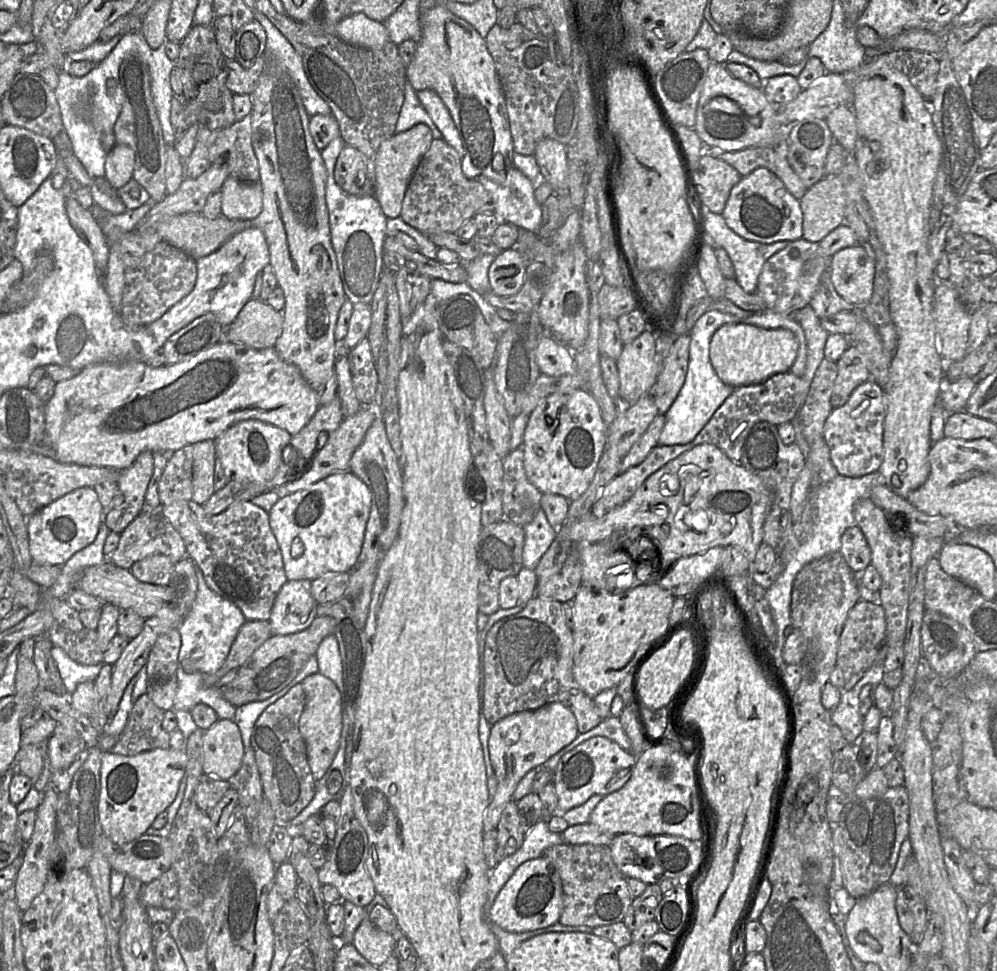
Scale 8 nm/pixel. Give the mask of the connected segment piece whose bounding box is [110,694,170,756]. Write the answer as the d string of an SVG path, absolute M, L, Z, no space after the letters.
M142 694L134 702L127 723L110 751L134 756L157 748L170 748L170 733L162 728L164 712L147 694Z

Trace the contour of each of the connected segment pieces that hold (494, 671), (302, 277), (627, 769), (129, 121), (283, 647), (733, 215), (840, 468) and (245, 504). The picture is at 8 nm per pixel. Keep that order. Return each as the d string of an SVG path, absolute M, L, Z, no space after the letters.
M536 594L522 611L494 624L487 633L484 649L483 712L487 722L493 726L514 713L537 710L547 704L561 702L574 714L580 734L599 725L603 719L597 713L593 698L582 690L573 675L573 642L572 630L565 623L562 603L538 597Z
M268 64L250 97L252 100L252 146L258 160L263 192L261 213L253 219L229 219L223 215L209 219L201 213L187 213L161 222L155 231L162 240L197 260L215 252L233 235L245 229L260 229L268 244L269 264L285 296L283 330L274 349L284 361L298 368L314 390L318 390L334 374L334 364L337 359L335 327L339 311L347 300L331 242L326 205L327 170L321 151L316 147L310 134L310 116L303 106L297 87L288 74L274 64Z
M592 737L567 752L554 772L553 784L558 796L557 814L584 804L595 794L606 796L622 788L630 779L637 756L603 737Z
M136 53L127 54L119 67L119 83L124 92L124 102L113 128L115 141L133 150L133 178L149 193L149 200L158 203L168 195L165 183L167 144L152 99L151 74L145 60Z
M316 616L311 625L301 631L288 635L272 635L248 660L238 668L235 678L220 687L223 697L236 708L250 702L263 701L287 686L314 655L322 640L333 634L334 619Z
M759 167L731 189L721 214L726 224L740 237L770 244L778 241L796 241L803 236L803 214L800 202L770 170Z
M873 379L856 387L844 405L833 408L825 422L823 437L838 474L860 477L878 471L883 461L885 417L886 393L884 387Z
M190 499L161 505L160 512L184 540L187 556L201 569L206 584L212 591L235 604L246 620L269 620L276 596L288 579L282 553L265 510L251 501L240 501L219 514L210 515L202 505Z

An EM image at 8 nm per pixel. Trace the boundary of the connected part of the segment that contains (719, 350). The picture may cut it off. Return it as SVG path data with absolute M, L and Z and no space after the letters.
M726 324L712 336L709 355L720 380L734 388L759 384L769 377L790 370L799 344L794 333L785 328L764 329L748 324Z

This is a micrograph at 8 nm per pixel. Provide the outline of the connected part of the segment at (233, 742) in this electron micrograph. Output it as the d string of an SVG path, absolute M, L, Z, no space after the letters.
M218 719L203 734L204 774L229 780L239 770L244 746L239 727L231 719Z

